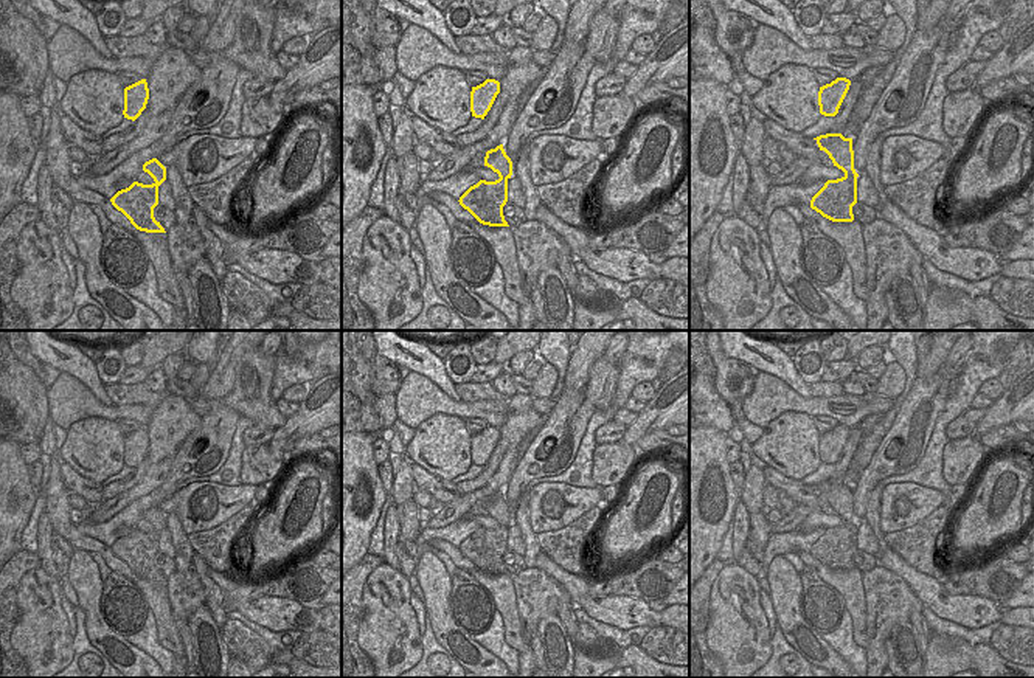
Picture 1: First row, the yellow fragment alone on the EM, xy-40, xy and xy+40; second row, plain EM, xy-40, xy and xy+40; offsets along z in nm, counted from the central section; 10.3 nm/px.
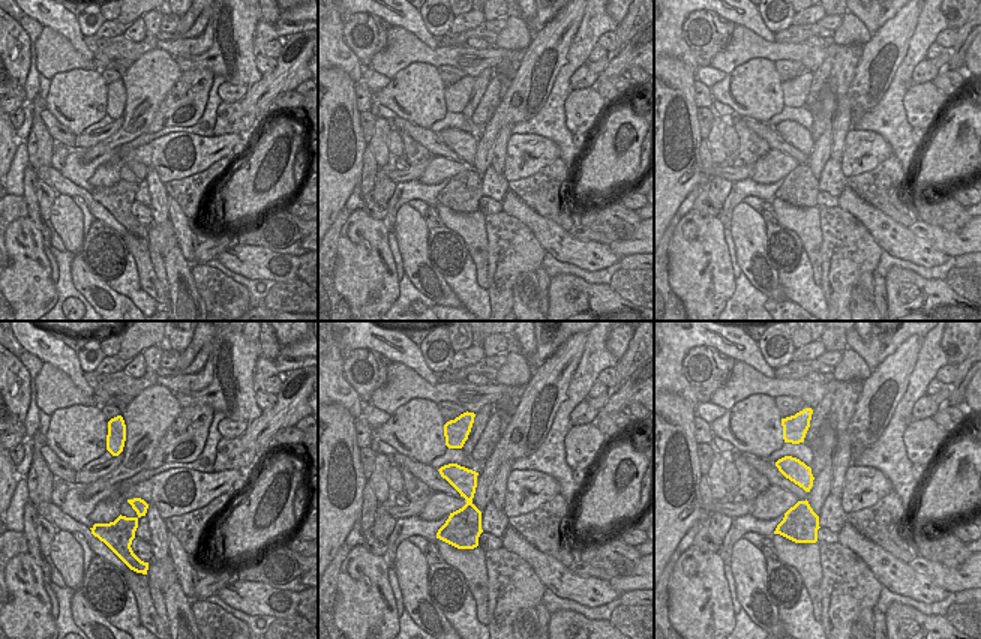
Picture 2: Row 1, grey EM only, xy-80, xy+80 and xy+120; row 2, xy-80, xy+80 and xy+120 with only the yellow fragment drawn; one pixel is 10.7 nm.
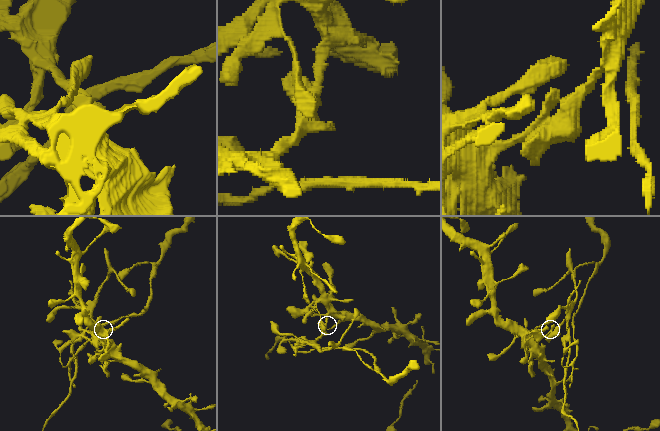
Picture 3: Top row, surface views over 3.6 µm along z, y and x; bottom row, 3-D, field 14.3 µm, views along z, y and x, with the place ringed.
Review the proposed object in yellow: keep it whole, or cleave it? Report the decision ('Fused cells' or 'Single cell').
Fused cells

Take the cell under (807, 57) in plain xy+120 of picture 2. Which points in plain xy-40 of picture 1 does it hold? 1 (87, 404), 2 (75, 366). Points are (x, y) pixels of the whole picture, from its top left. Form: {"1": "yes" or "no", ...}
{"1": "yes", "2": "no"}

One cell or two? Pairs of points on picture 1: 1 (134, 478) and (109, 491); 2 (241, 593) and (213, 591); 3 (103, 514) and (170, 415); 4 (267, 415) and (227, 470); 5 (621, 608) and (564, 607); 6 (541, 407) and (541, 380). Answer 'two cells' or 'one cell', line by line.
1: one cell
2: two cells
3: one cell
4: two cells
5: two cells
6: one cell

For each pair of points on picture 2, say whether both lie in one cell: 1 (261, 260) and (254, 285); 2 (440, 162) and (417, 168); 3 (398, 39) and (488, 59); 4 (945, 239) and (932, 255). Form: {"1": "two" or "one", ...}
{"1": "two", "2": "two", "3": "one", "4": "two"}

